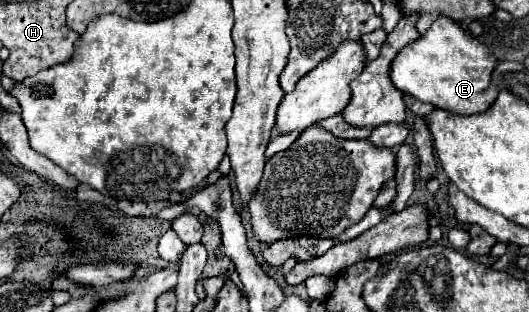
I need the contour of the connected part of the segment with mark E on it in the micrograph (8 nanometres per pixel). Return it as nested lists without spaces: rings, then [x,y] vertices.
[[[438,17],[420,41],[406,45],[398,53],[390,77],[400,91],[424,103],[432,103],[452,115],[472,115],[484,113],[498,97],[498,89],[490,83],[496,65],[498,59],[484,43],[466,33],[456,21]]]

